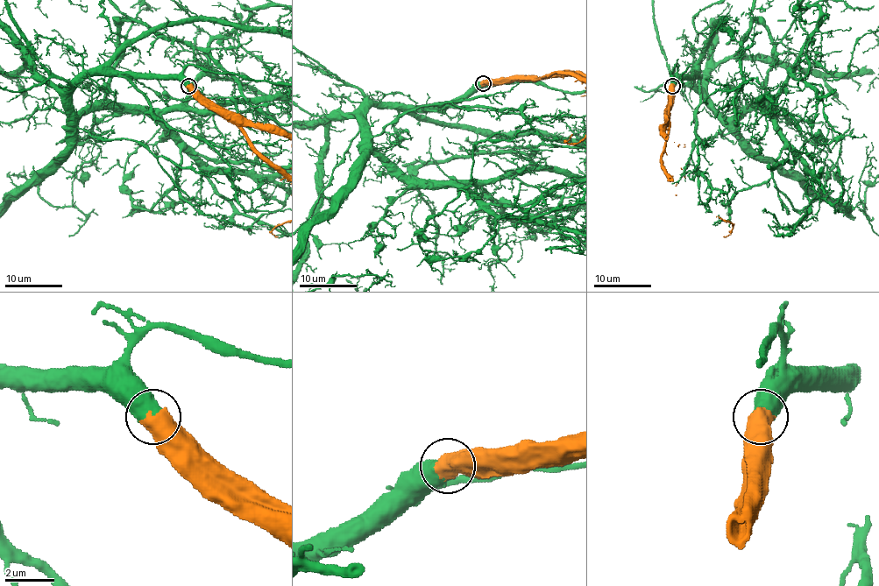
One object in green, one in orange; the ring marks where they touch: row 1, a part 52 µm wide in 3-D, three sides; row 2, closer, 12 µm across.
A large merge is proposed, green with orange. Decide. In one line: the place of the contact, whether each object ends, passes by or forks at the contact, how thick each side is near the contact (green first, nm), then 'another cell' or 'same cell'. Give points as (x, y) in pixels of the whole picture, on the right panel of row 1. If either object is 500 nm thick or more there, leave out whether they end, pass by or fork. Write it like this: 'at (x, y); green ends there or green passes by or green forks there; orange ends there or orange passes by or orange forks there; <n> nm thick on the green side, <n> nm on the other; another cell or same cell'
at (672, 86); 700 nm thick on the green side, 800 nm on the other; same cell

